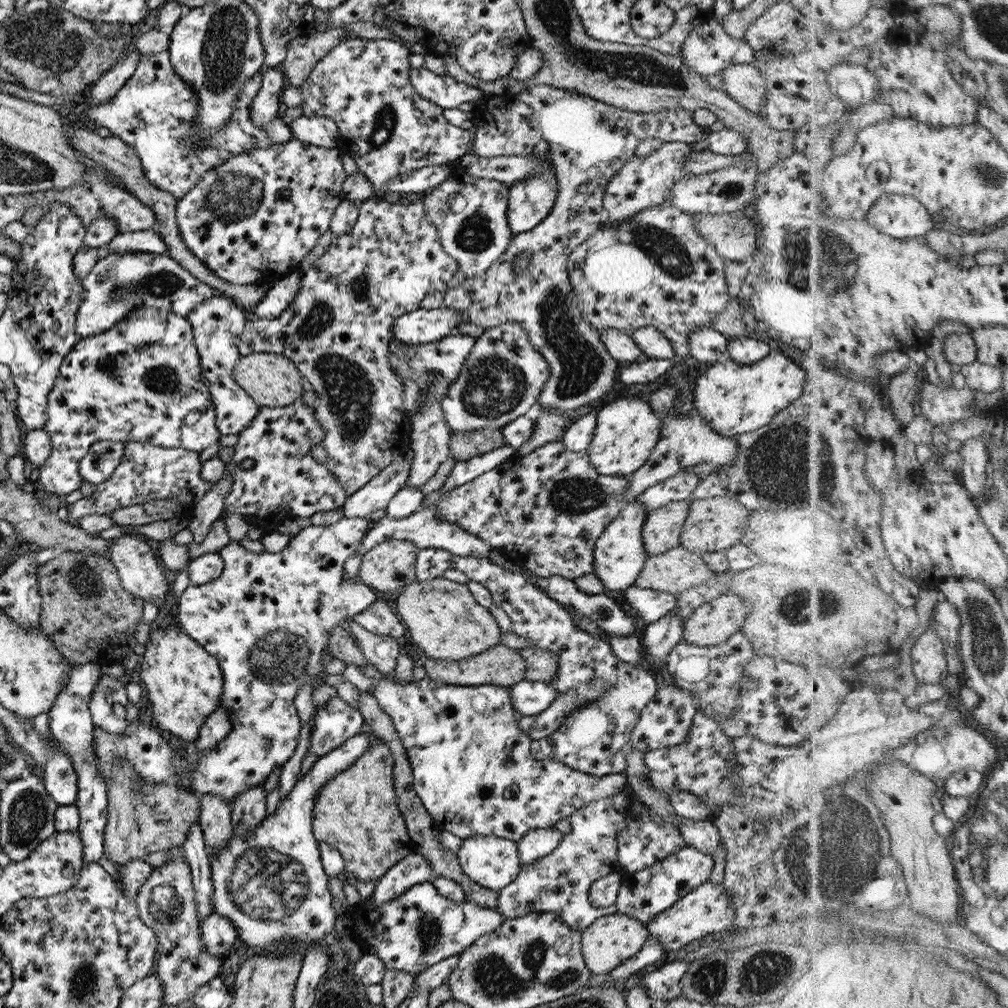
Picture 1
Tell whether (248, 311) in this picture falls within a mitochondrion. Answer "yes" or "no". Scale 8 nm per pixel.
no

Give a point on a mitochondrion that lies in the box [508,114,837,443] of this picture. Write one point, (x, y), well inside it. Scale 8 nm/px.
(581, 364)

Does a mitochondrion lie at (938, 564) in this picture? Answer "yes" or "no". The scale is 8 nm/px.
no

